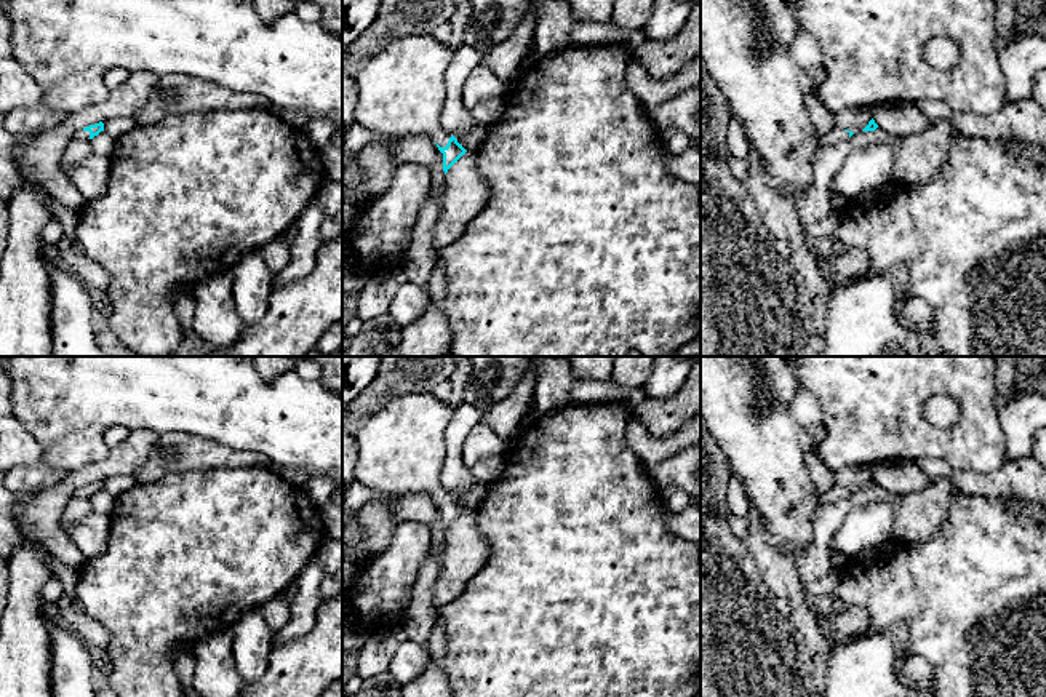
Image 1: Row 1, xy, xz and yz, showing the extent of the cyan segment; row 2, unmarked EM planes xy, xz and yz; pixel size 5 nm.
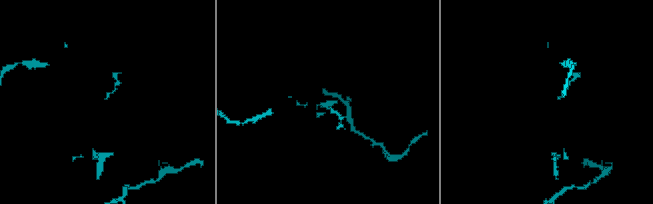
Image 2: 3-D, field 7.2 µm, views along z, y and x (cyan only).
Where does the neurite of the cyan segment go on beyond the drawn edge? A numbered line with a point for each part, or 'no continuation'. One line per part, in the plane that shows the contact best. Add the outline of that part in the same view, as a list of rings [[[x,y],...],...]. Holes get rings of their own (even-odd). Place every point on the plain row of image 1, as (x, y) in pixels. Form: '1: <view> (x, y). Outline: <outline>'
1: xz (402, 448). Outline: [[[414,392],[392,398],[376,411],[355,433],[358,457],[355,481],[377,494],[430,494],[440,505],[446,505],[449,492],[440,483],[446,457],[445,430],[454,408],[437,400],[432,393]]]

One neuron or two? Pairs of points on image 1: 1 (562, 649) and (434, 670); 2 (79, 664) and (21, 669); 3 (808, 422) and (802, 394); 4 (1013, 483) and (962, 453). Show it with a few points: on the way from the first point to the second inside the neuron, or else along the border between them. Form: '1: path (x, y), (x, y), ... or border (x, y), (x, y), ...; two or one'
1: border (443, 632), (443, 672), (448, 680); two
2: border (48, 629), (51, 680); two
3: path (808, 416), (803, 400); one
4: border (1006, 461), (990, 472), (957, 470); two

